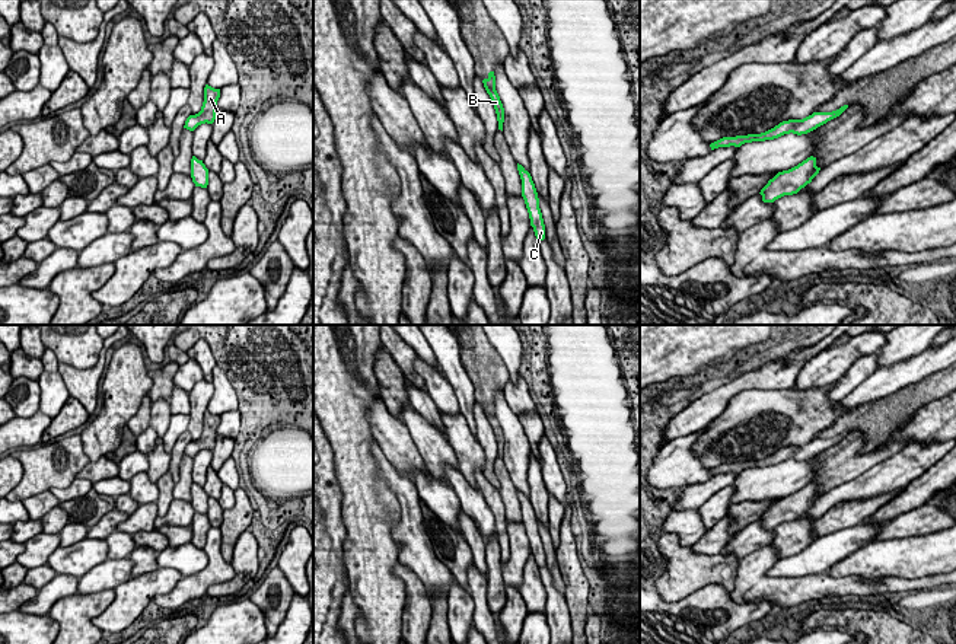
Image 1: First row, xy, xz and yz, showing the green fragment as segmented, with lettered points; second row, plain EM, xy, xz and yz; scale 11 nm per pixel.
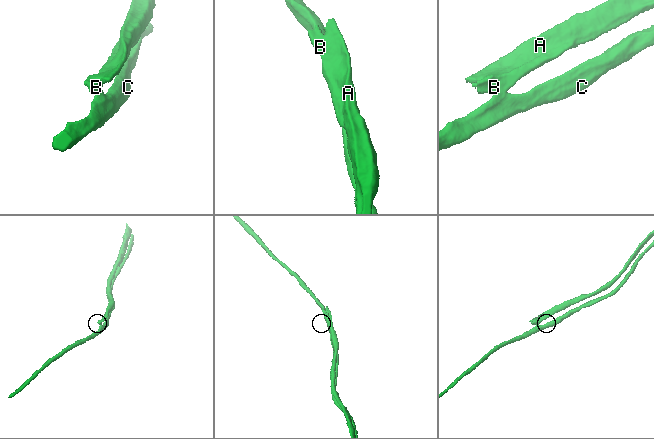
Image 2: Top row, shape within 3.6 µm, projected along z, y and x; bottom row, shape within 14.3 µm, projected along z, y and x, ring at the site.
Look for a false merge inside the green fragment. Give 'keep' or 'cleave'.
cleave

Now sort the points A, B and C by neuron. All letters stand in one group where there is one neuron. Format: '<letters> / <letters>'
A B / C

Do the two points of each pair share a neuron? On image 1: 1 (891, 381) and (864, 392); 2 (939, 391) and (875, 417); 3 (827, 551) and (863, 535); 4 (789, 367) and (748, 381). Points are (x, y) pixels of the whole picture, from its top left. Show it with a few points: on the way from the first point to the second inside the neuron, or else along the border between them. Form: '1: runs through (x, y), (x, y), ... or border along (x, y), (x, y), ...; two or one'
1: runs through (885, 381), (870, 389); one
2: runs through (923, 392), (891, 413); one
3: runs through (835, 547), (854, 538); one
4: runs through (778, 375), (758, 379); one

